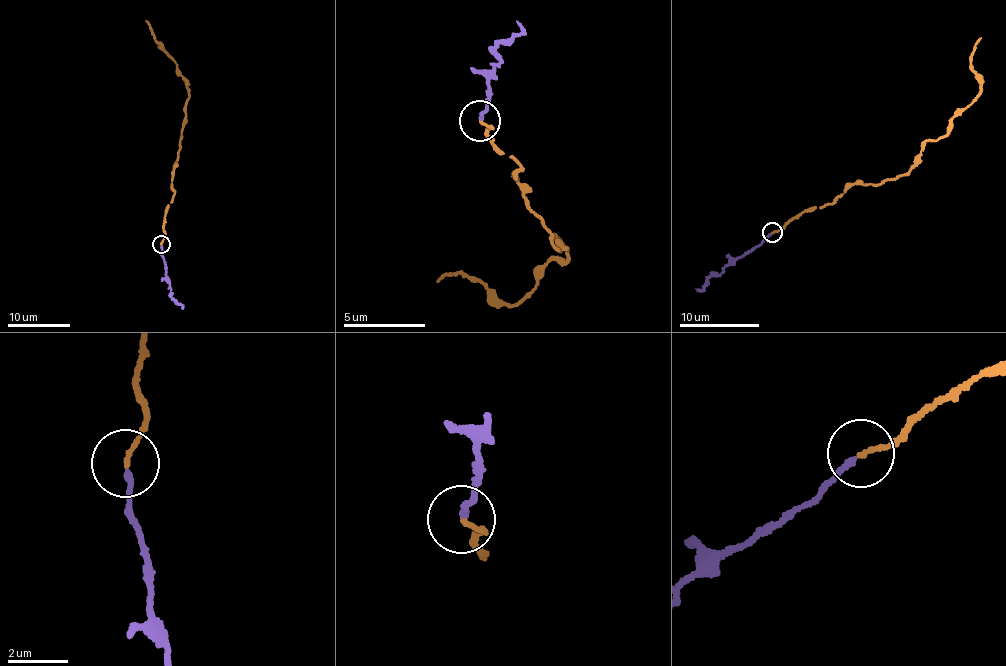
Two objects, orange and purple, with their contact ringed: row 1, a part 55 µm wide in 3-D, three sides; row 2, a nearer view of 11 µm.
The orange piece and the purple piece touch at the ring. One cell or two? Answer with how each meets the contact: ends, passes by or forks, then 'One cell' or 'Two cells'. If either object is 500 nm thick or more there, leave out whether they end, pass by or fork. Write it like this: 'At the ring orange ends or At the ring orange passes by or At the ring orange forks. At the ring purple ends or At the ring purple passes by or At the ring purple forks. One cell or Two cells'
At the ring orange ends. At the ring purple ends. One cell

